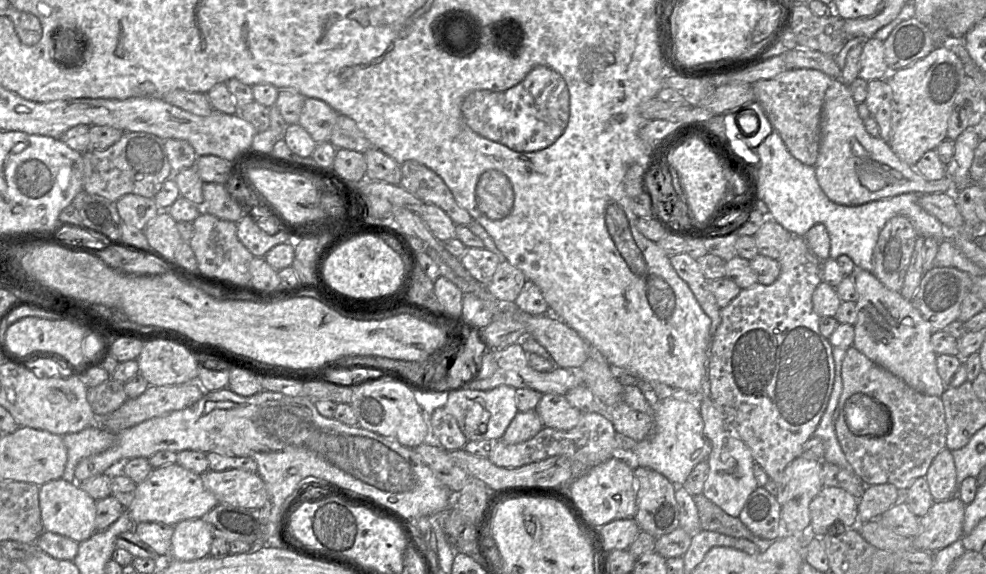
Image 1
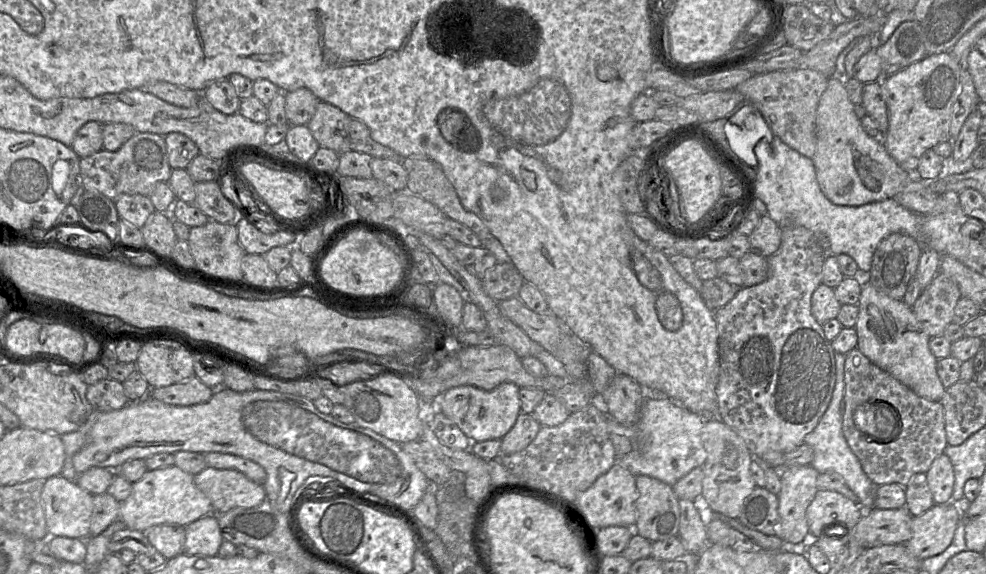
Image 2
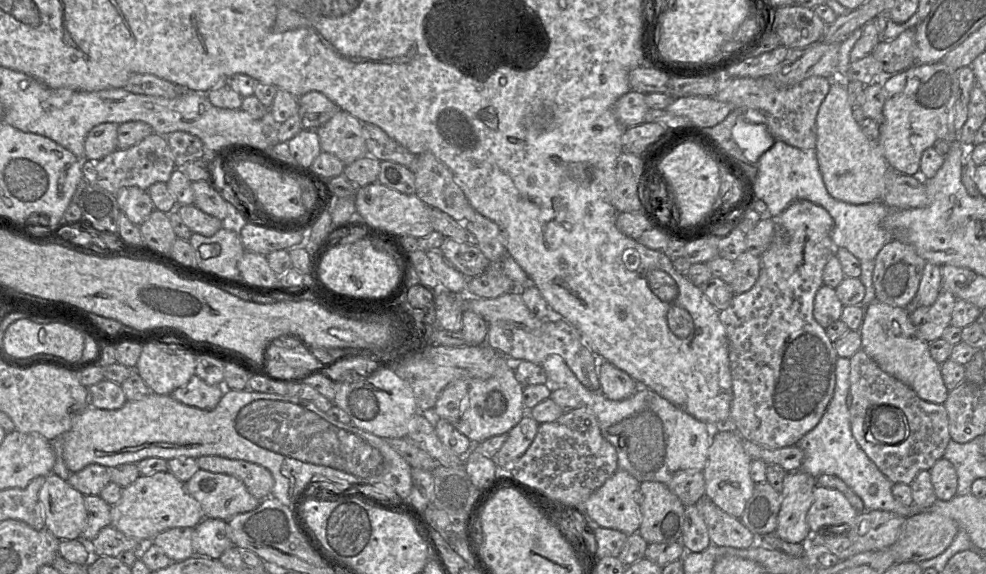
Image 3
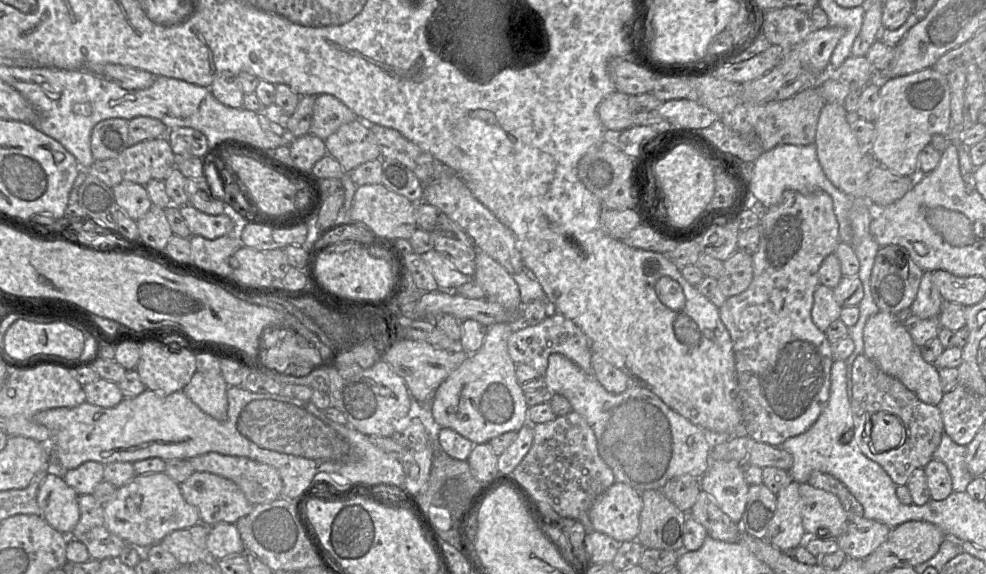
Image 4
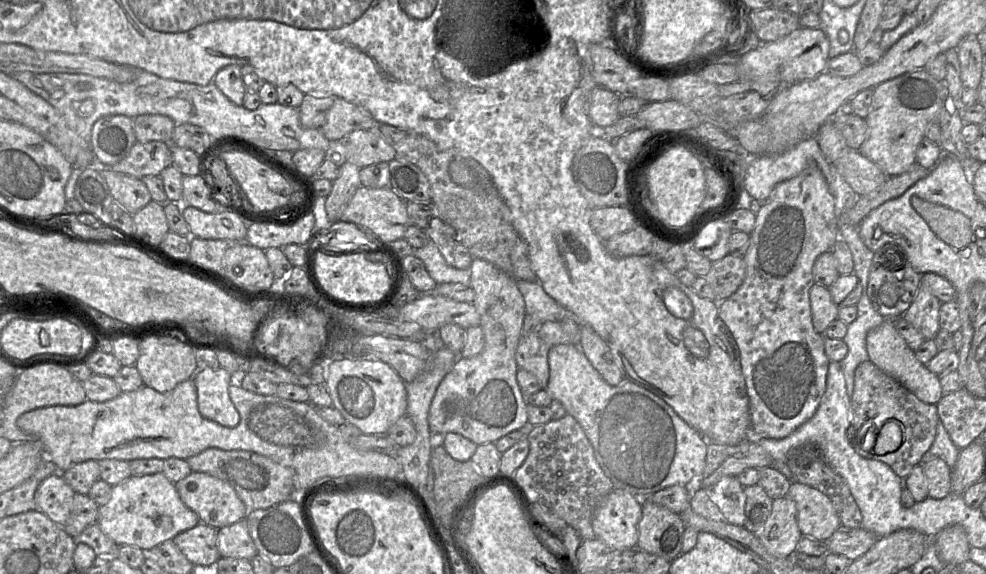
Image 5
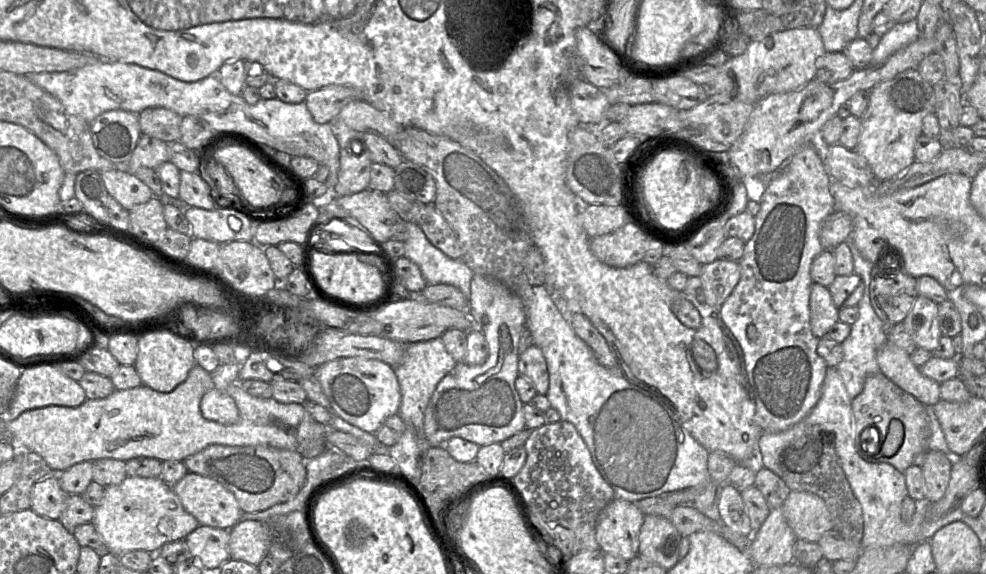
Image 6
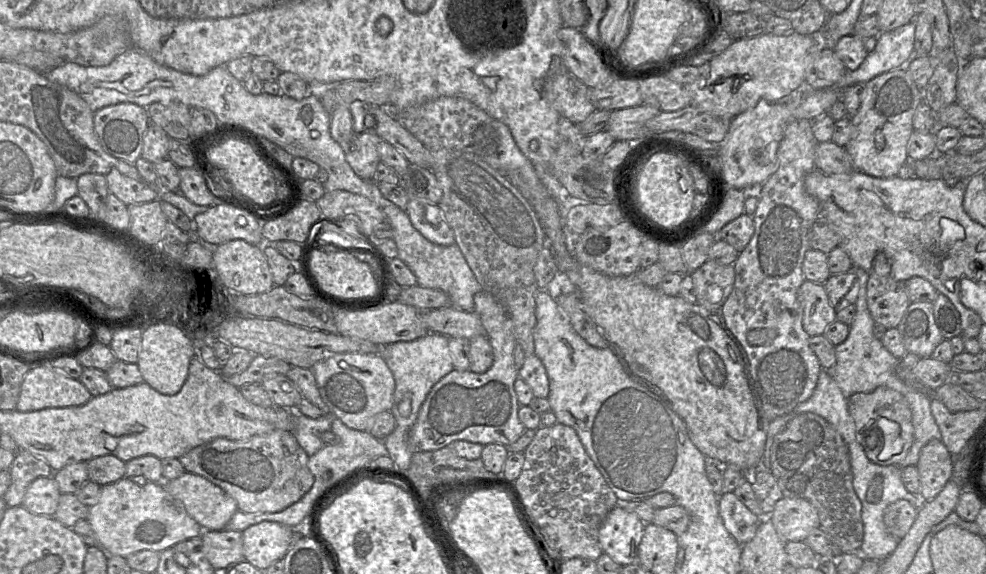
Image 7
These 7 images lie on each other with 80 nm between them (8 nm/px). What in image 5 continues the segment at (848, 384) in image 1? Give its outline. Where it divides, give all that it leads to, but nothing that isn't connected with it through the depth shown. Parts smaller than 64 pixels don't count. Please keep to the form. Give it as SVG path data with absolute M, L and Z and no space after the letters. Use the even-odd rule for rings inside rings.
M871 361L861 362L855 369L854 391L851 397L851 424L855 428L855 438L852 438L850 443L862 457L887 464L904 480L912 469L920 464L922 456L933 444L938 421L936 405L919 400L915 394ZM872 425L879 429L874 453L863 450L859 443L865 430Z

